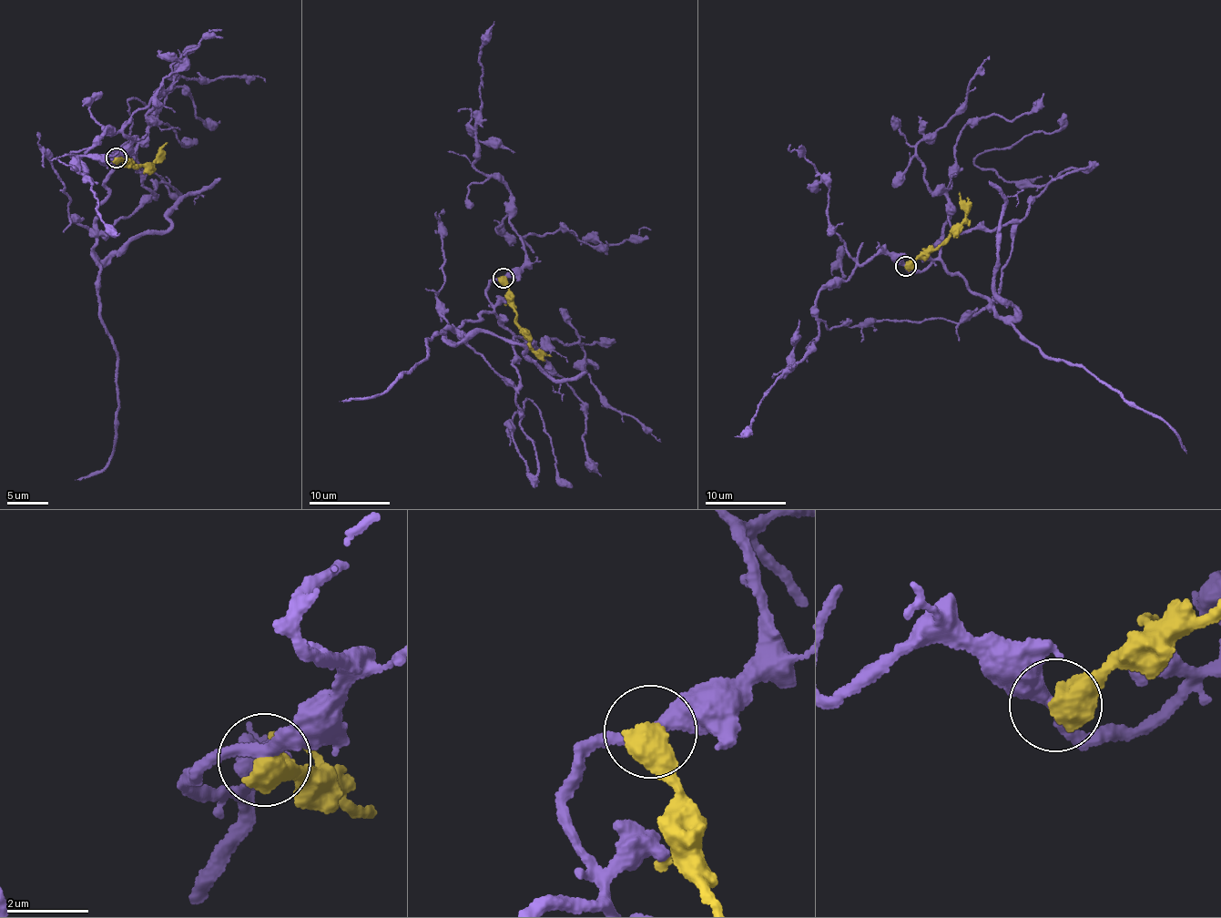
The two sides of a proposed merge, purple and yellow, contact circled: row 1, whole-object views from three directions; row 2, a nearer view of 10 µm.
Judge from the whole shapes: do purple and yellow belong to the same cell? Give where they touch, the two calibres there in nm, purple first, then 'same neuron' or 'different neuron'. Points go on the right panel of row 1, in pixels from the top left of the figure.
place (906, 266); calibres 300 and 650 nm; different neuron

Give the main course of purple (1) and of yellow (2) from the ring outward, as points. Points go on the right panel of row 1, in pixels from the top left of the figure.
1: (906, 264), (929, 268), (951, 215), (959, 233), (1006, 226), (1088, 169), (1028, 187), (974, 163), (1065, 113)
2: (906, 266), (936, 251), (957, 229), (965, 211), (960, 192)

